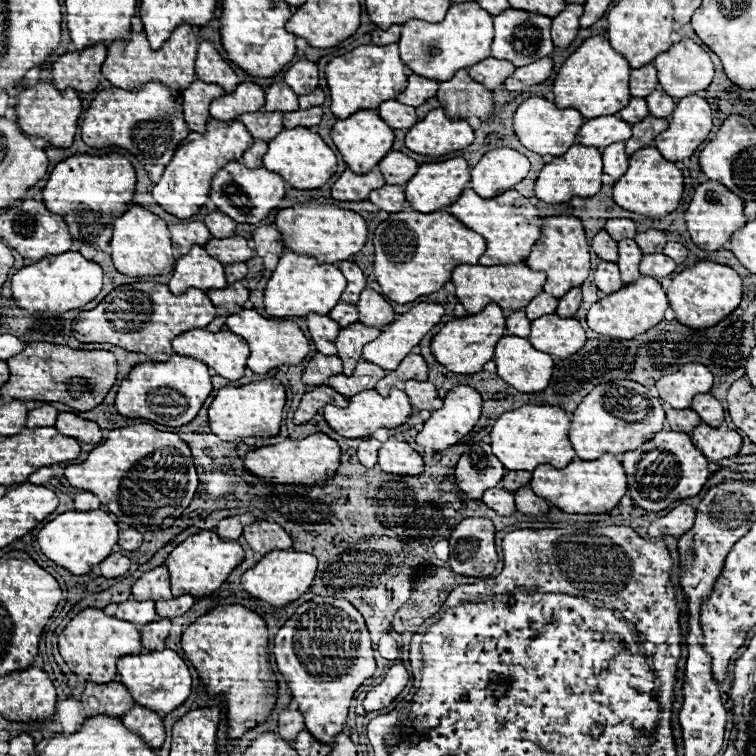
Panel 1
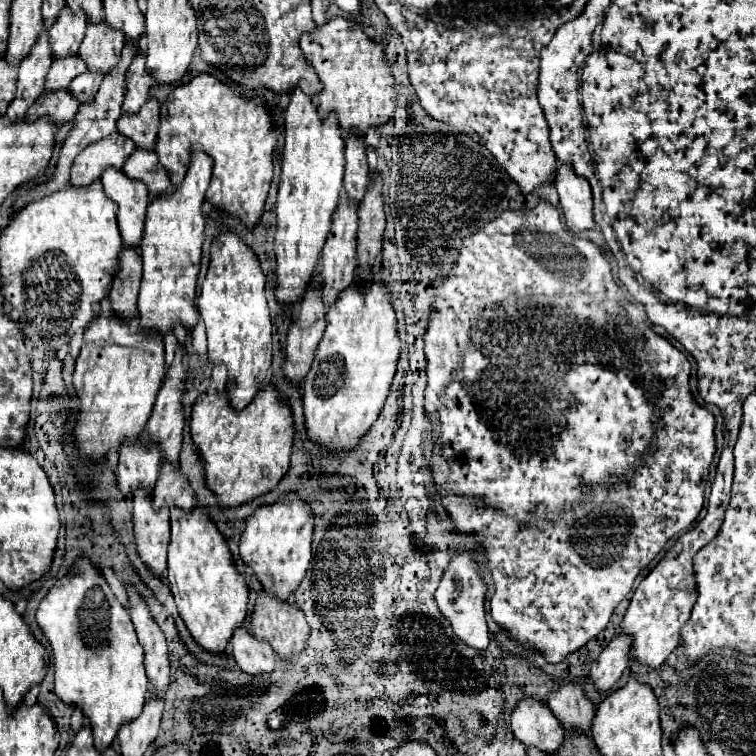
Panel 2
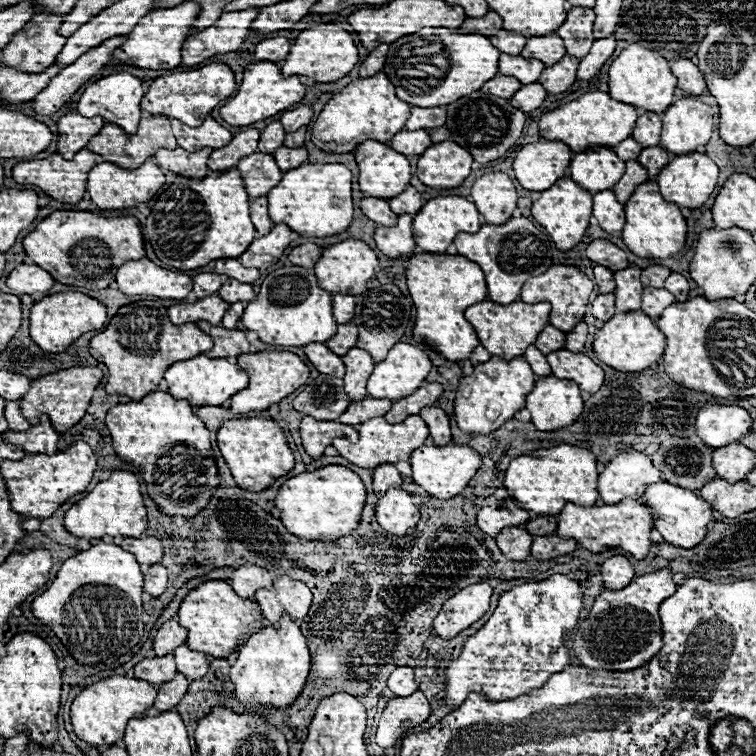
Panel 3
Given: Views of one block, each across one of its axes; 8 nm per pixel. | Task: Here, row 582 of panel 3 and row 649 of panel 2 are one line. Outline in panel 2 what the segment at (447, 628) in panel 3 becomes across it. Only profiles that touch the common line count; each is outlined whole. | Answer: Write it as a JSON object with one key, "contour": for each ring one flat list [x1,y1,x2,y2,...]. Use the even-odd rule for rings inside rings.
{"contour":[[466,552,456,554,450,560,448,572,442,576,440,586,434,594,438,610,450,622,450,626,452,626,454,634,458,636,458,640,466,642,470,648,476,648,480,652,486,652,488,644,490,644,490,634,488,634,488,626,486,626,486,618,484,618,484,594,486,594,486,584,476,574,474,560]]}

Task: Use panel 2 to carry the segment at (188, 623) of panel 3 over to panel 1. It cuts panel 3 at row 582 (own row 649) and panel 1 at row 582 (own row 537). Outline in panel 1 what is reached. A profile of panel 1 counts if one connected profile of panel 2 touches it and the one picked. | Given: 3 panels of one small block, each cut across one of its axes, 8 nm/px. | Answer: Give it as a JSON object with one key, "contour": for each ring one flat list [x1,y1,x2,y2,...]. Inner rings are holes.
{"contour":[[204,530,194,536,188,536,184,542,180,542,170,556,166,558,166,568,170,572,170,582,172,582,172,594,182,596,190,594,196,598,208,596,210,592,218,590,220,584,228,578,228,574,244,560,244,548,232,540,224,542,214,530]]}

